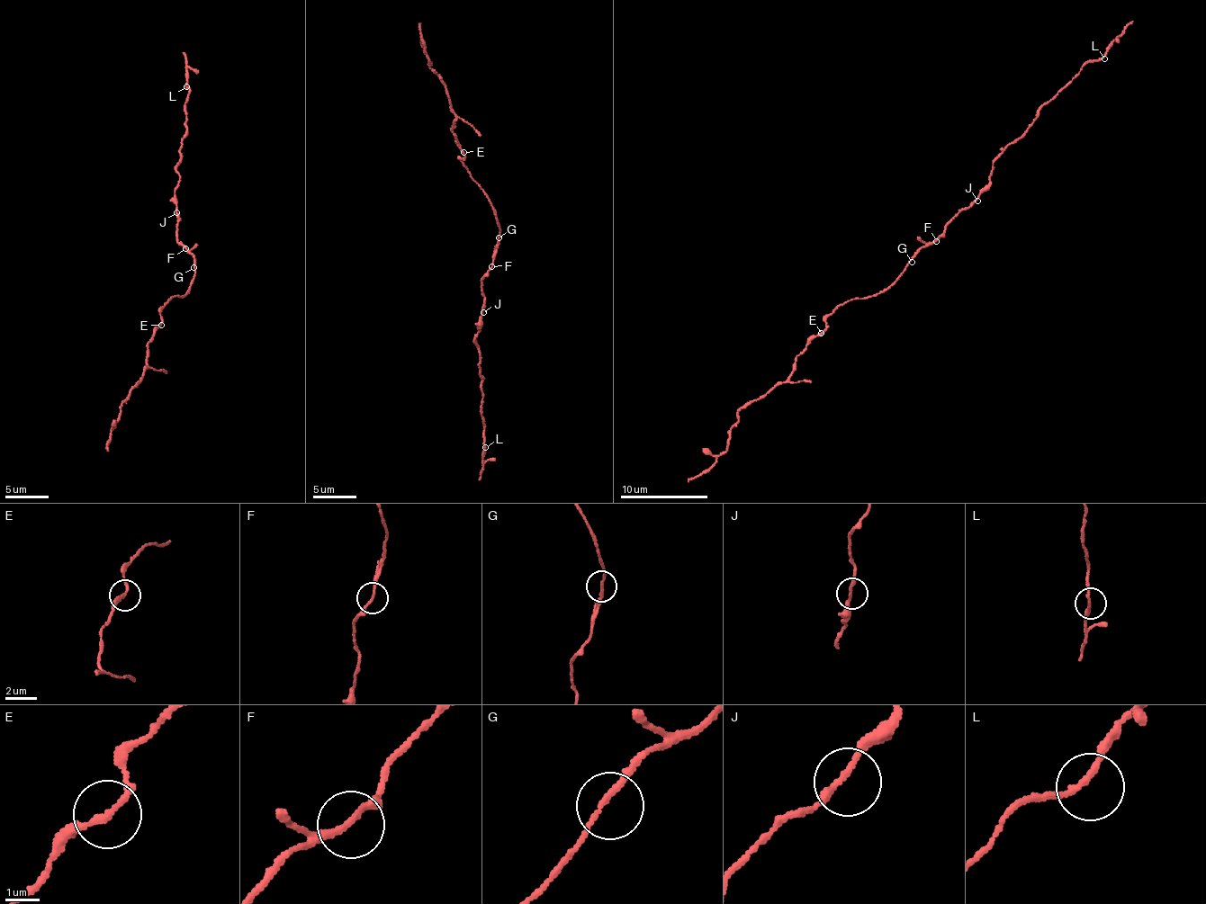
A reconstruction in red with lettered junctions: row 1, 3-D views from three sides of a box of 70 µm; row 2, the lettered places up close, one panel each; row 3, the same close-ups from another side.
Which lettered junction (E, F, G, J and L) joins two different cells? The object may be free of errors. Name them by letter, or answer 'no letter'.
no letter

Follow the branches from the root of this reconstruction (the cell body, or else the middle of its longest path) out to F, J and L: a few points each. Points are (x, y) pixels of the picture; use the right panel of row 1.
F: (909, 259), (922, 246), (932, 245), (936, 241)
J: (909, 259), (922, 246), (931, 245), (951, 220), (977, 201)
L: (909, 259), (970, 205), (990, 181), (992, 161), (1024, 133), (1038, 111), (1087, 62), (1104, 58)

